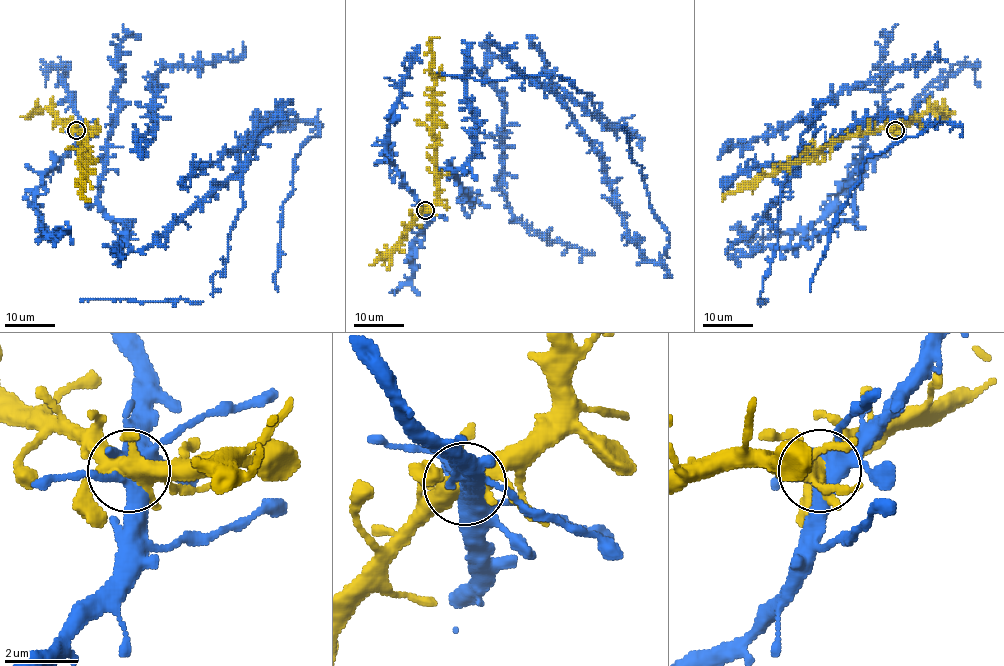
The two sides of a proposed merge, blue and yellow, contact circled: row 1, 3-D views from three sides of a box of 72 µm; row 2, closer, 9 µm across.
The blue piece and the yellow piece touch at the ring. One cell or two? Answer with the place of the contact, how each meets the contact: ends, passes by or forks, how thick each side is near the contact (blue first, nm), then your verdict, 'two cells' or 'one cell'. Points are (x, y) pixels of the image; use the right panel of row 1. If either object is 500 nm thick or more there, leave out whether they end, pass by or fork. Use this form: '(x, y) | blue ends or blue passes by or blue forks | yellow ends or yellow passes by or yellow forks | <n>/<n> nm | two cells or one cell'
(895, 130) | blue forks | yellow forks | 440/440 nm | one cell

